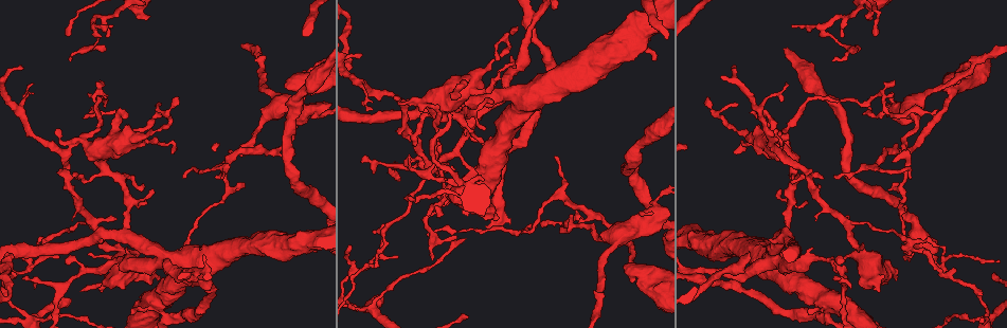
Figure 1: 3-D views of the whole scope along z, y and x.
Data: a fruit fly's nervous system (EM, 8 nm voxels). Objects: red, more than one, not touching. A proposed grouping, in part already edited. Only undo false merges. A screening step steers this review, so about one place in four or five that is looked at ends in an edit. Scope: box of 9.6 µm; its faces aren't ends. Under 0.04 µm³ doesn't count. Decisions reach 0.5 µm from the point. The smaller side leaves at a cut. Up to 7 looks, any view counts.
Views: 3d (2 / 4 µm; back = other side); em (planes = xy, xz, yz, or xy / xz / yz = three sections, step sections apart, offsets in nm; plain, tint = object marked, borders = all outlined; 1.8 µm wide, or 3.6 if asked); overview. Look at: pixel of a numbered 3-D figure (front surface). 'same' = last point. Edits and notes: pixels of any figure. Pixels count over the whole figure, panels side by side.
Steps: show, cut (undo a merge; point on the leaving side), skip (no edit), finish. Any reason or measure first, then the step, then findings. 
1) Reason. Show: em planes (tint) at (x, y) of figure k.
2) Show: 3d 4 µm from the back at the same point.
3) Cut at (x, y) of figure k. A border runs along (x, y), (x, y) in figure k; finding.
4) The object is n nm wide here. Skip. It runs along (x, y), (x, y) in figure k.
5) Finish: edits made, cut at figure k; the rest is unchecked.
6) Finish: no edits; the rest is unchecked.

Sharp bend. Show: em yz step 4 (tint) at (430, 148) of figure 1.

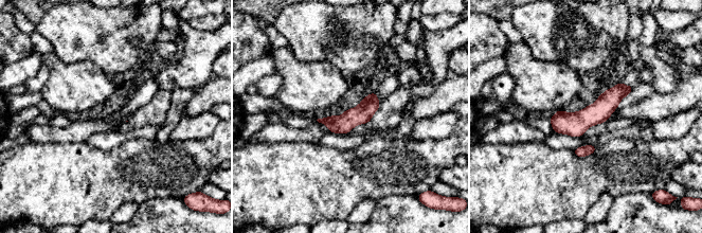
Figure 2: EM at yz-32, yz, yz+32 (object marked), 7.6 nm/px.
Another direction. Show: em planes (borders) at the same point.

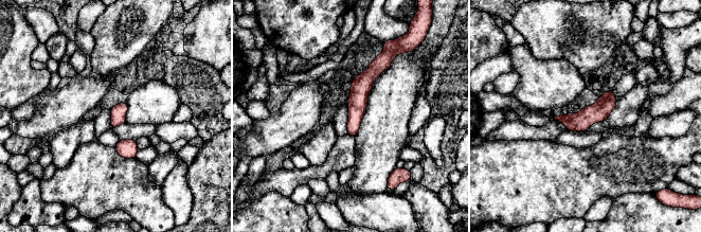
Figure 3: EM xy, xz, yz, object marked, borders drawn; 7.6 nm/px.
Skip. One cell here.

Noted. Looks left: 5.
Calibre changes. Show: em 3.6 µm planes (tint) at (181, 260) of figure 1.

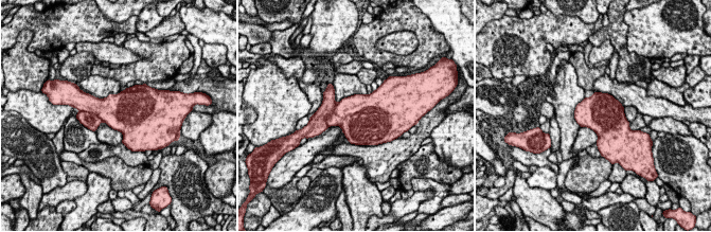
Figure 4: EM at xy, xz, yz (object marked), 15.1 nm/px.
The object is 600 nm wide here. Cut at (317, 123) of figure 4. A border runs along (337, 103), (326, 119), (327, 126) in figure 4; two cells meet here.

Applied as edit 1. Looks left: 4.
Three arms meet. Show: 3d 4 µm from the back at (164, 312) of figure 1.

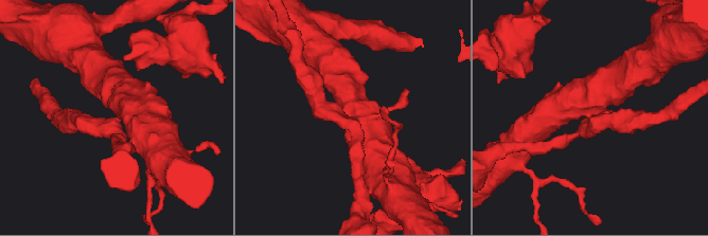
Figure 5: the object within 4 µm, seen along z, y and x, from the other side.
Need the tissue. Show: em 3.6 µm yz step 16 (tint) at (586, 116) of figure 5.

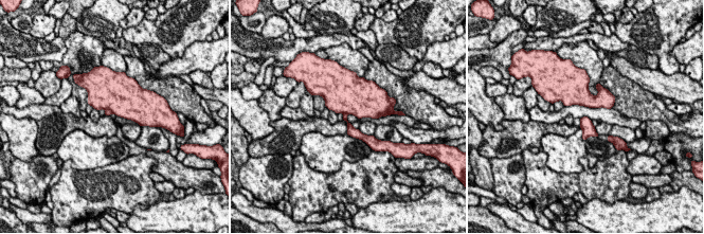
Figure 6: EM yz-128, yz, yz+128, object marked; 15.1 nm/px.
Cut it another way. Show: em 3.6 µm planes (tint) at the same point.

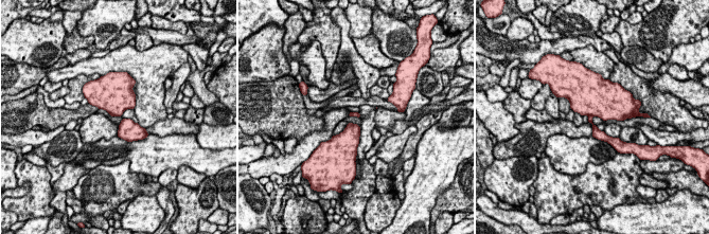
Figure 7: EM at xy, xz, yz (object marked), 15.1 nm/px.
Cut at (595, 130) of figure 7. A border runs along (588, 114), (591, 116) in figure 7; two cells meet here.

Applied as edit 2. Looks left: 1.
Finish: edits made, cut at figure 4, cut at figure 7; the rest is unchecked.

